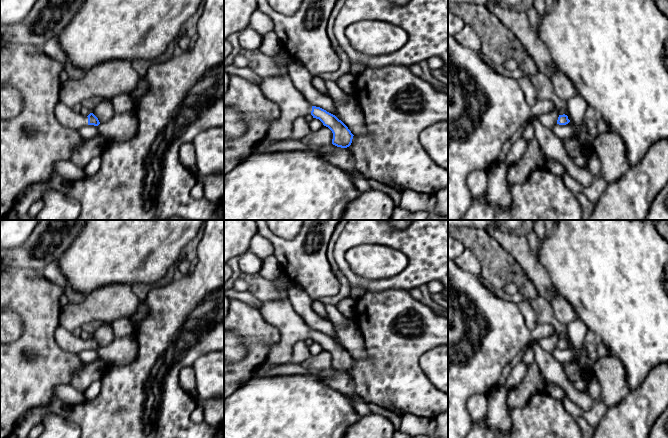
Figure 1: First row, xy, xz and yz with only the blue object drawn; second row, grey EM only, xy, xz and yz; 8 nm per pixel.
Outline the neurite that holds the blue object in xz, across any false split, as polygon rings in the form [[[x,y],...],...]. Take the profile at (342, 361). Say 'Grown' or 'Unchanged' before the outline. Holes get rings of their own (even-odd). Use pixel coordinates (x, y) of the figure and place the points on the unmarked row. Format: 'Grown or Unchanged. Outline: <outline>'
Grown. Outline: [[[288,297],[262,302],[259,311],[263,318],[279,329],[281,340],[271,344],[267,360],[273,364],[292,362],[294,346],[299,341],[311,338],[319,343],[333,357],[332,368],[347,372],[351,369],[353,358],[335,339],[326,334],[312,330],[304,319],[294,310]]]

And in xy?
Grown. Outline: [[[60,325],[54,333],[54,338],[57,345],[62,350],[73,354],[78,354],[87,349],[98,350],[100,348],[98,342],[93,337],[84,340],[81,337],[75,336],[73,332],[68,331]]]

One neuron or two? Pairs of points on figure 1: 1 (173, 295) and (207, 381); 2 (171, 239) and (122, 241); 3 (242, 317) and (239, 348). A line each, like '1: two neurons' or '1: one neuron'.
1: two neurons
2: one neuron
3: two neurons

